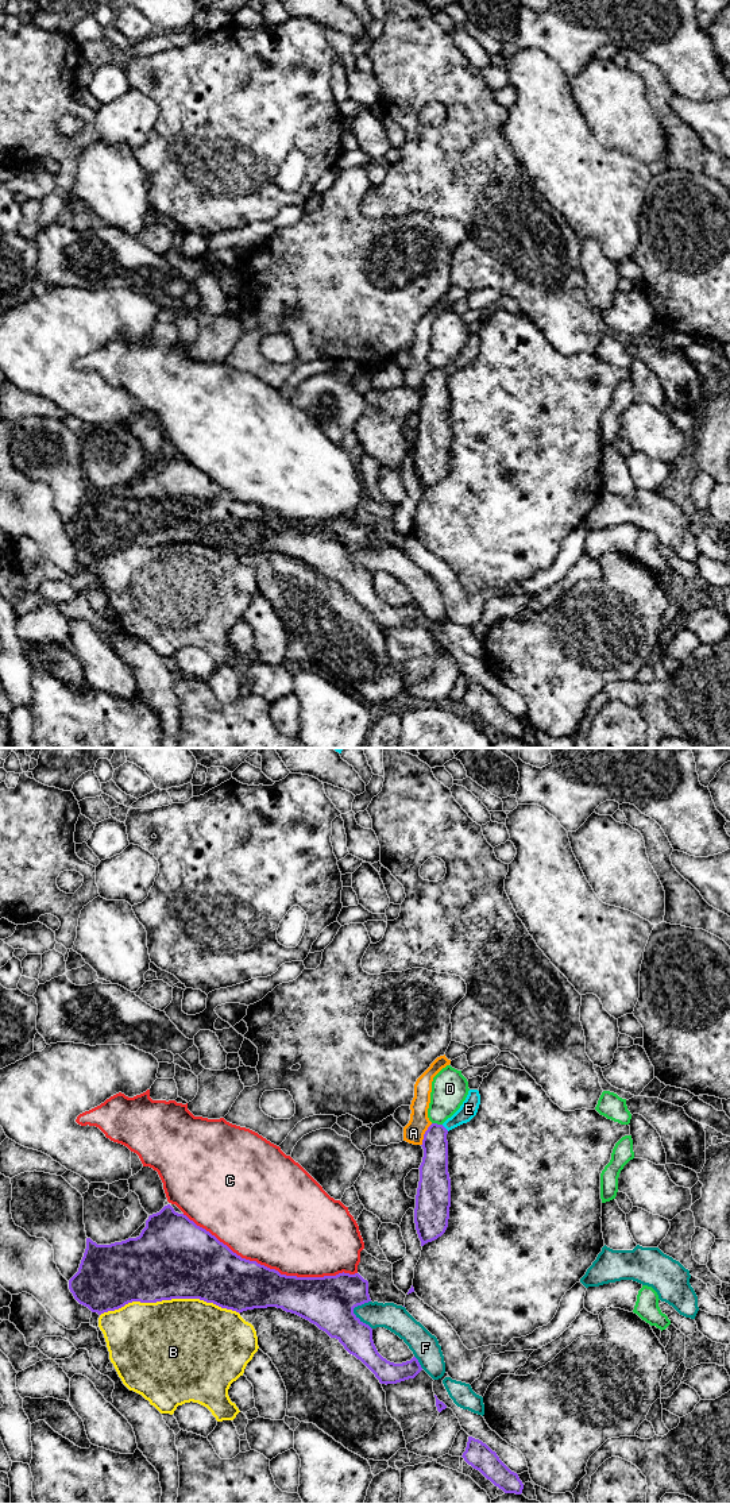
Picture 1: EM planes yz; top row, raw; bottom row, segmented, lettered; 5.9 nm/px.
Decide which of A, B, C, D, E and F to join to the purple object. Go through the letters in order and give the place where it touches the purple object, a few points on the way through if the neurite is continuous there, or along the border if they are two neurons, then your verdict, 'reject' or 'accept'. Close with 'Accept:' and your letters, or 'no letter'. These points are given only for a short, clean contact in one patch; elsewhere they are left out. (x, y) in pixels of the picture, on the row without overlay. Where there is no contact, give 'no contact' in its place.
A: meets purple in yz at (424, 378); border along yz (432, 367), (425, 376), (421, 389); reject
B: meets purple in yz at (169, 543); reject
C: meets purple in yz at (269, 512); reject
D: meets purple in yz at (436, 367); border along yz (432, 366), (441, 369); reject
E: meets purple in yz at (444, 371); runs through yz (433, 412), (435, 381), (444, 371), (468, 353); accept
F: meets purple in yz at (352, 556); reject
Accept: E

